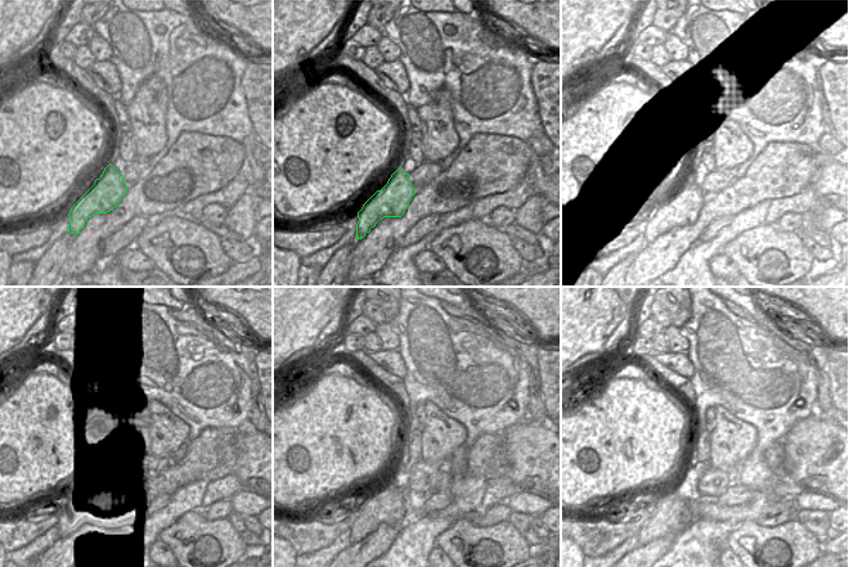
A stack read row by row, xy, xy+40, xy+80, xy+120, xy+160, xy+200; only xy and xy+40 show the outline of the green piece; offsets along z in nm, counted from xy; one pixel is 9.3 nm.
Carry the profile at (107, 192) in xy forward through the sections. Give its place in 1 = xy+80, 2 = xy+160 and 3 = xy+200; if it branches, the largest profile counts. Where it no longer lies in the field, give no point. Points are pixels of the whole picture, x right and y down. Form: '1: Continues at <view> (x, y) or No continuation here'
1: Continues at xy+80 (682, 208)
2: Continues at xy+160 (389, 505)
3: Continues at xy+200 (672, 514).

